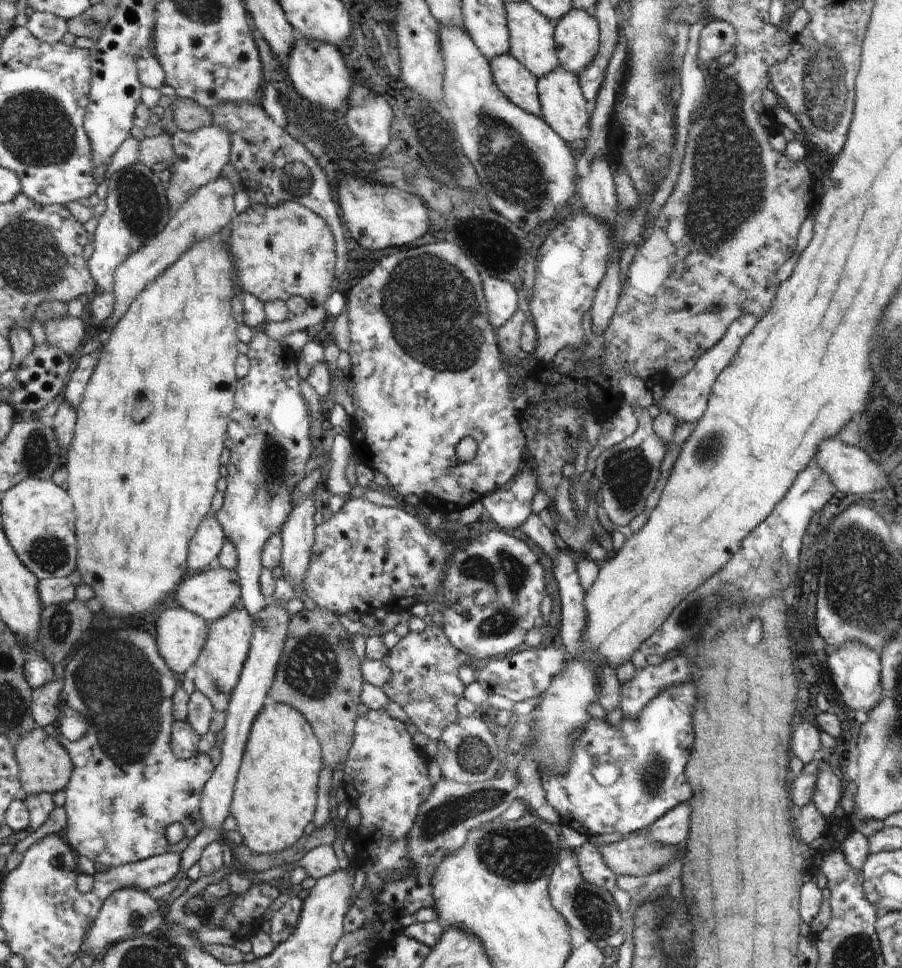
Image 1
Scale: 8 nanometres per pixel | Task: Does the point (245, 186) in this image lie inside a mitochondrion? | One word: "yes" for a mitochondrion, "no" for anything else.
no

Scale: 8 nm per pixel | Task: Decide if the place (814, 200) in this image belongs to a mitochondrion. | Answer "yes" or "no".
no

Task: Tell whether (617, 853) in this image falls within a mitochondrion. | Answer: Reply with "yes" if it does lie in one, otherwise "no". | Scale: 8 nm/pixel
no

